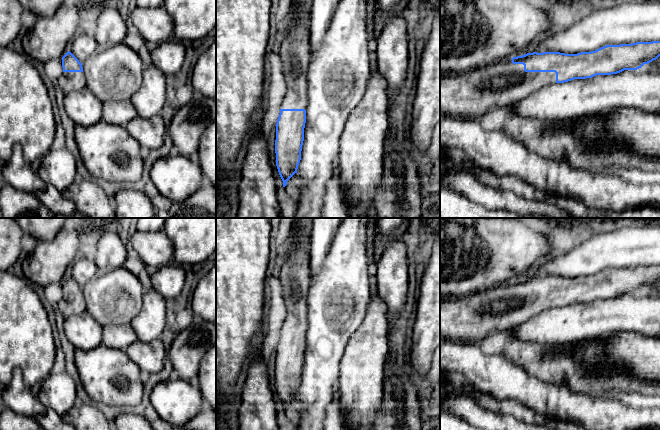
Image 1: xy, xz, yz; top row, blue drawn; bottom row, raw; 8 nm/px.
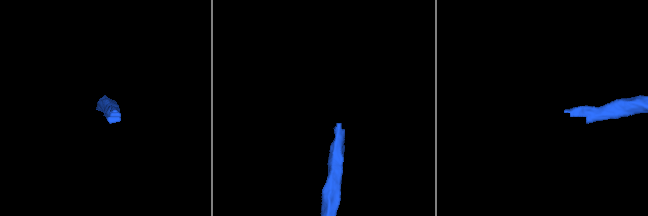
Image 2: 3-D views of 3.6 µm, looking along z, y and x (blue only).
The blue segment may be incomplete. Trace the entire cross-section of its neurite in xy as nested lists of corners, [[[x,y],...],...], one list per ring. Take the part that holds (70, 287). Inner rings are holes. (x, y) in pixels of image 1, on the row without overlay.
[[[67,276],[62,281],[63,297],[57,308],[65,318],[82,314],[86,311],[86,302],[83,296],[82,287],[71,277]]]

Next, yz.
[[[660,265],[606,269],[595,275],[577,278],[560,276],[527,277],[512,283],[477,291],[464,297],[440,301],[440,336],[451,340],[479,343],[486,336],[510,331],[544,310],[596,299],[617,298],[637,294],[660,280]]]

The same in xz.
[[[301,227],[295,229],[295,231],[298,233],[296,241],[284,248],[280,258],[280,282],[287,317],[283,323],[276,348],[275,377],[276,390],[283,405],[283,411],[285,411],[287,405],[297,397],[301,384],[306,347],[308,291],[311,285],[310,237],[306,235]]]

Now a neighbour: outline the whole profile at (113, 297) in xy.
[[[123,267],[98,270],[82,291],[86,311],[102,326],[130,324],[142,308],[143,286]]]

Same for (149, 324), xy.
[[[153,288],[144,292],[141,311],[131,321],[138,340],[161,339],[166,329],[166,299]]]

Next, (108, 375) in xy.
[[[105,345],[91,350],[76,349],[75,364],[82,385],[93,400],[110,406],[114,411],[129,409],[141,403],[144,388],[143,375],[126,351]]]

